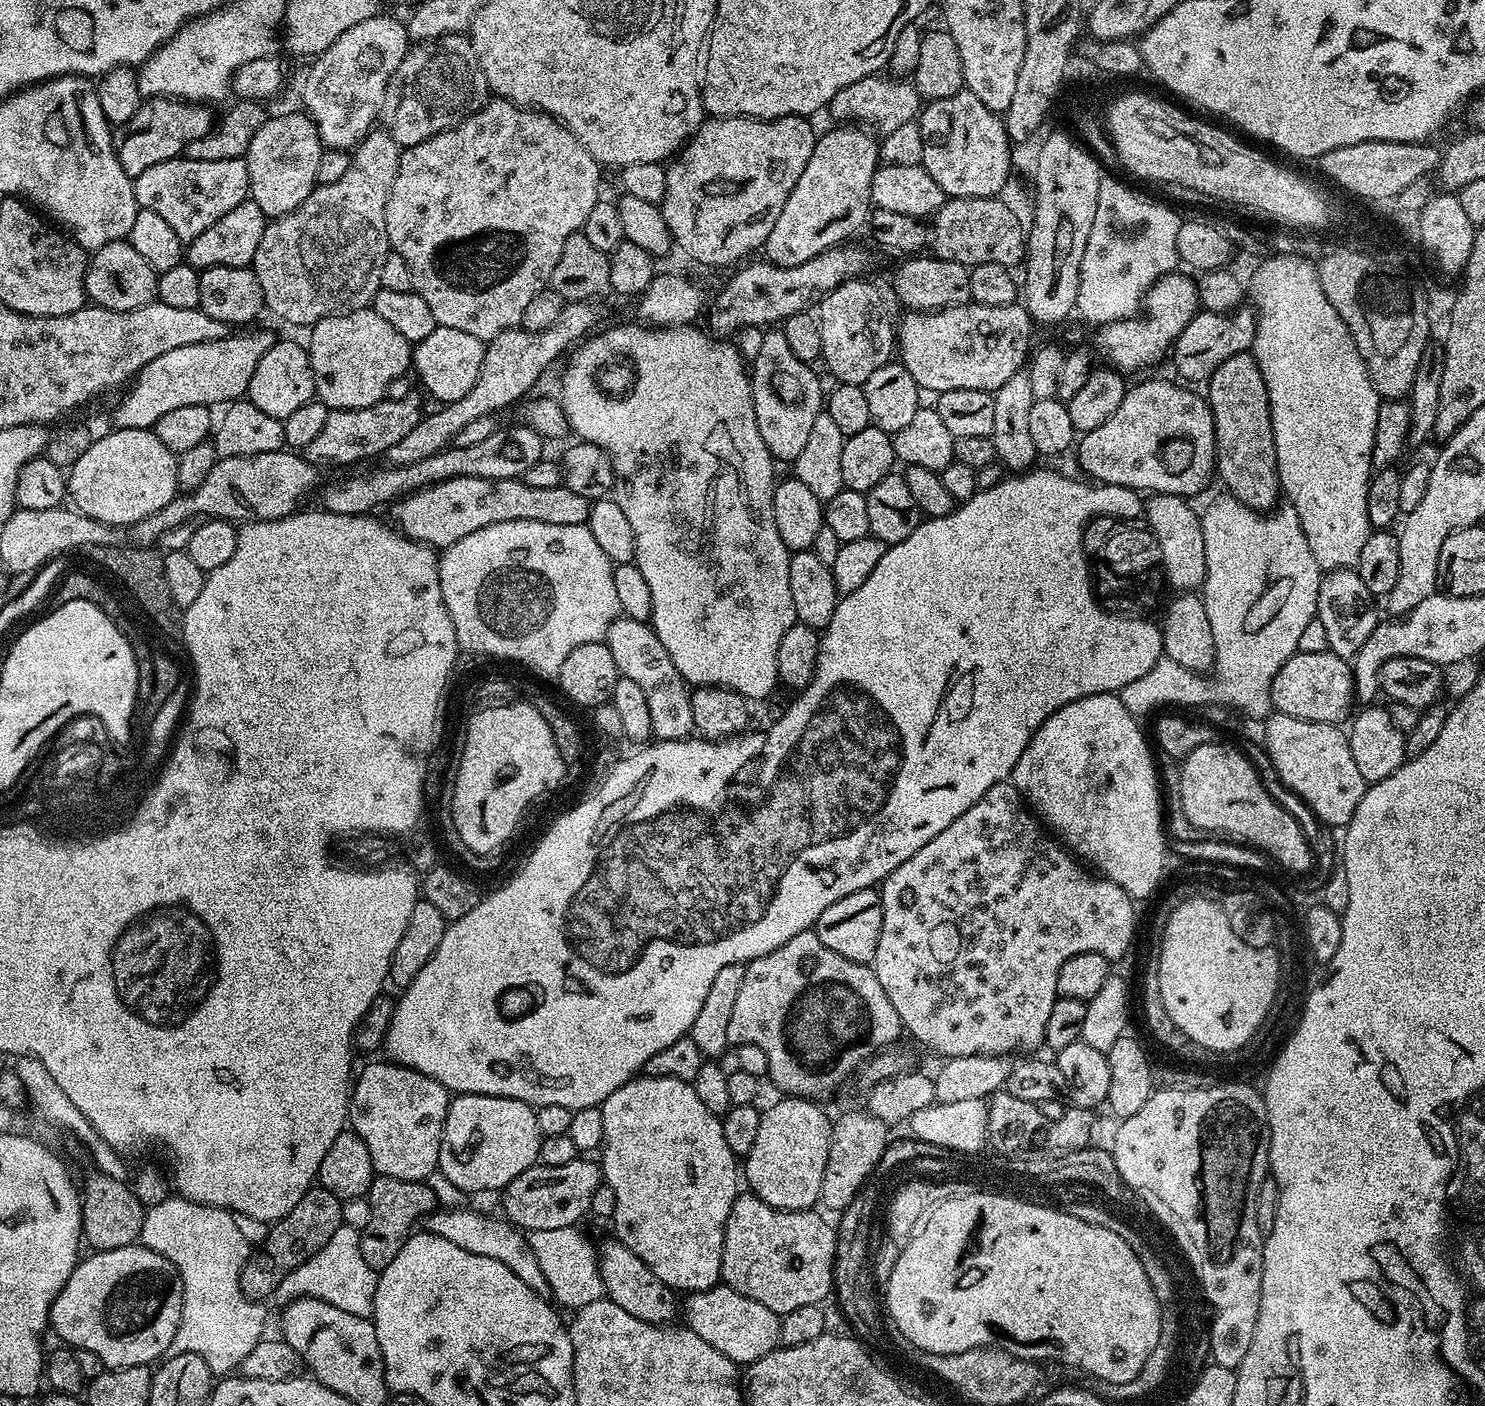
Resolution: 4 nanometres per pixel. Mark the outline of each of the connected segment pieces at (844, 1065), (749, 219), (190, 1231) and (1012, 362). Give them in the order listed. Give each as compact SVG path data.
M809 930L802 934L794 934L790 942L782 942L778 950L770 950L770 954L762 954L762 958L749 960L746 965L746 978L742 978L742 986L738 990L738 999L734 1001L734 1010L730 1013L730 1030L728 1031L729 1045L753 1044L758 1046L766 1054L766 1066L768 1067L767 1079L772 1080L774 1087L788 1098L799 1098L813 1102L824 1102L827 1096L832 1096L840 1088L840 1083L851 1074L868 1063L873 1055L889 1046L895 1045L896 1040L902 1036L902 1025L898 1018L898 1010L890 998L886 998L886 990L882 990L882 982L878 982L876 973L871 967L858 962L850 962L850 958L842 958L842 954L834 954L830 946L822 946L822 942L816 937L815 931Z
M718 116L705 119L696 129L692 139L675 153L674 159L666 168L666 194L658 207L662 218L666 218L666 226L672 235L673 245L677 249L681 248L690 259L697 260L708 268L724 268L727 264L736 266L748 258L743 256L748 256L751 252L759 253L764 247L766 238L770 238L770 230L774 230L774 222L778 222L778 214L782 214L782 206L786 206L786 198L790 198L790 190L794 190L794 182L798 182L802 170L806 170L806 162L810 162L814 154L818 132L812 129L812 123L811 119L803 116L787 116L777 120L755 120L752 116Z
M179 1194L173 1197L172 1224L146 1222L139 1239L145 1248L170 1261L180 1275L182 1318L171 1351L198 1354L214 1374L235 1373L242 1358L246 1358L265 1335L265 1305L249 1300L240 1285L240 1275L250 1255L250 1244L248 1248L248 1240L240 1229L241 1221L233 1213L224 1208L190 1202Z
M969 302L940 306L932 311L936 312L905 311L894 336L899 363L910 370L910 378L925 393L982 390L995 394L1010 374L1025 367L1033 347L1034 321L1023 303L982 306Z

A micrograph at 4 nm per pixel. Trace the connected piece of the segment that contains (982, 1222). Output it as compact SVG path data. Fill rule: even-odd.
M979 1190L974 1193L962 1194L961 1196L951 1196L941 1202L939 1206L933 1208L928 1213L928 1225L923 1230L918 1230L912 1235L911 1240L903 1245L898 1254L898 1262L894 1262L894 1270L890 1270L890 1280L887 1287L883 1289L884 1303L888 1305L888 1313L892 1319L892 1323L897 1326L898 1330L909 1339L909 1342L917 1347L918 1350L928 1351L930 1354L962 1354L966 1350L974 1350L975 1348L1001 1348L1003 1352L1014 1354L1023 1360L1039 1360L1041 1362L1051 1362L1053 1364L1067 1364L1069 1368L1078 1368L1086 1376L1094 1378L1102 1378L1106 1382L1130 1382L1143 1368L1143 1363L1150 1357L1152 1344L1156 1343L1156 1319L1160 1317L1158 1298L1155 1297L1154 1289L1150 1284L1150 1278L1142 1268L1142 1262L1138 1260L1138 1254L1134 1254L1134 1250L1130 1250L1130 1246L1122 1238L1118 1238L1118 1234L1114 1234L1114 1230L1102 1230L1102 1226L1090 1226L1090 1222L1084 1222L1083 1218L1077 1214L1073 1214L1067 1210L1055 1212L1051 1207L1046 1210L1041 1208L1027 1208L1027 1206L1017 1206L1014 1200L1003 1200L1002 1194L990 1193L987 1190Z

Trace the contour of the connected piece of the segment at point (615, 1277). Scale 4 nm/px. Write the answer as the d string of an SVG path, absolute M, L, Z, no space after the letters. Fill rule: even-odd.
M609 1238L604 1248L602 1244L599 1249L598 1259L605 1297L613 1300L618 1306L622 1306L626 1314L634 1314L634 1318L642 1318L642 1322L651 1324L667 1325L675 1321L672 1320L675 1316L677 1319L677 1293L666 1287L658 1278L658 1274L654 1274L654 1270L650 1270L650 1266L646 1266L646 1262L642 1262L642 1258L638 1258L638 1254L634 1254L634 1250L627 1248L621 1240Z

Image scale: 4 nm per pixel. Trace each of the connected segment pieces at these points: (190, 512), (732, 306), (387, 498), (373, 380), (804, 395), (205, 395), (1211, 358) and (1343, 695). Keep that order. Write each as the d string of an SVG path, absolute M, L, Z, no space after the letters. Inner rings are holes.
M296 450L217 459L214 470L206 474L202 486L198 486L193 492L176 495L169 504L162 506L162 510L131 525L131 539L140 546L159 545L167 531L182 526L198 514L204 514L213 520L233 522L281 520L297 511L303 505L300 503L307 498L308 491L317 487L316 472L318 473L317 465L304 459Z
M856 242L835 244L798 266L778 266L760 258L757 264L745 263L737 267L733 271L737 272L729 278L728 285L716 296L716 309L713 310L707 327L717 337L728 338L742 327L754 326L763 329L765 326L776 326L789 320L794 314L809 311L842 282L859 280L865 275L868 252L852 243Z
M523 426L516 428L497 427L484 441L475 446L449 446L438 454L424 458L422 462L412 462L410 466L383 466L373 472L360 472L357 476L348 476L345 480L336 480L321 487L319 507L326 512L363 516L371 513L379 504L391 505L402 496L408 496L431 484L437 484L450 478L490 478L491 480L519 480L526 470L534 466L545 455L545 441L533 429Z
M371 307L323 316L311 325L310 332L312 337L306 340L306 347L316 383L314 396L329 410L362 410L374 406L387 397L388 384L409 371L413 345L394 326L378 318Z
M783 330L765 331L758 358L750 361L754 418L758 422L758 434L762 434L762 442L766 442L773 461L796 461L806 446L814 418L818 418L825 407L826 392L820 389L820 380L812 368L815 367L809 361L800 360L798 354L790 350Z
M248 332L245 336L230 334L214 342L202 342L194 346L178 346L137 372L128 393L112 412L116 428L151 429L162 414L178 410L178 406L227 405L247 393L248 383L254 374L254 366L262 362L262 354L270 350L274 336L268 332Z
M1241 306L1235 312L1209 312L1201 310L1195 318L1182 330L1182 334L1170 349L1170 361L1176 367L1181 381L1200 380L1206 382L1226 362L1226 358L1234 358L1234 354L1251 349L1256 337L1256 313L1251 307Z
M1296 651L1284 663L1282 670L1274 674L1274 682L1270 686L1272 707L1275 711L1290 714L1290 718L1306 722L1322 722L1337 726L1351 717L1352 706L1355 707L1356 704L1355 692L1349 661L1338 657L1332 651L1318 654L1302 654Z

